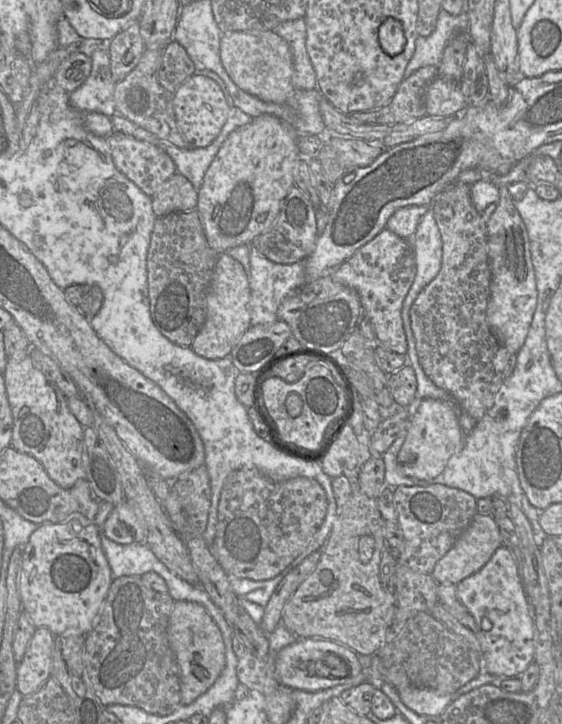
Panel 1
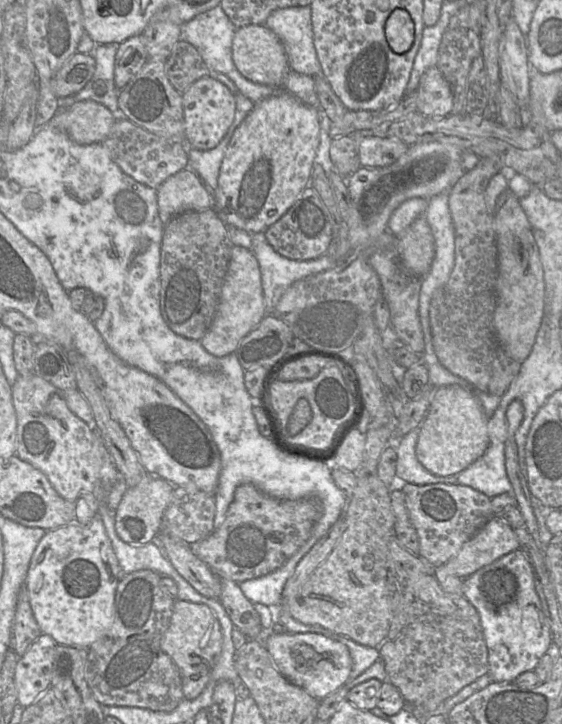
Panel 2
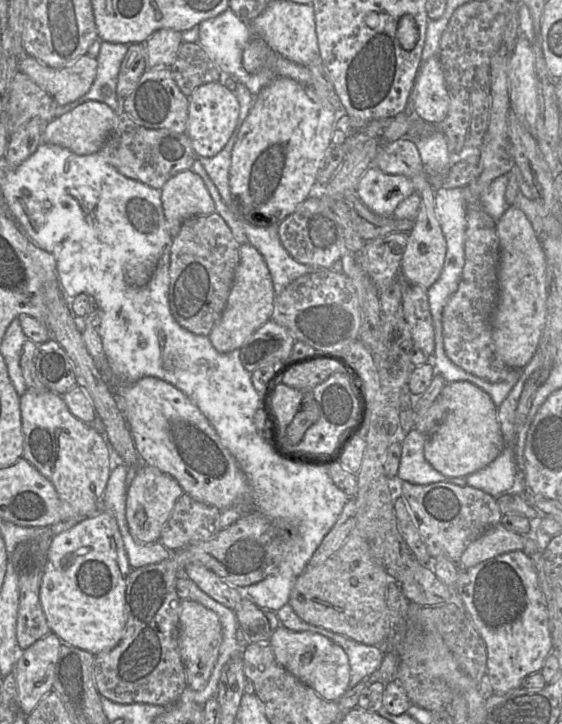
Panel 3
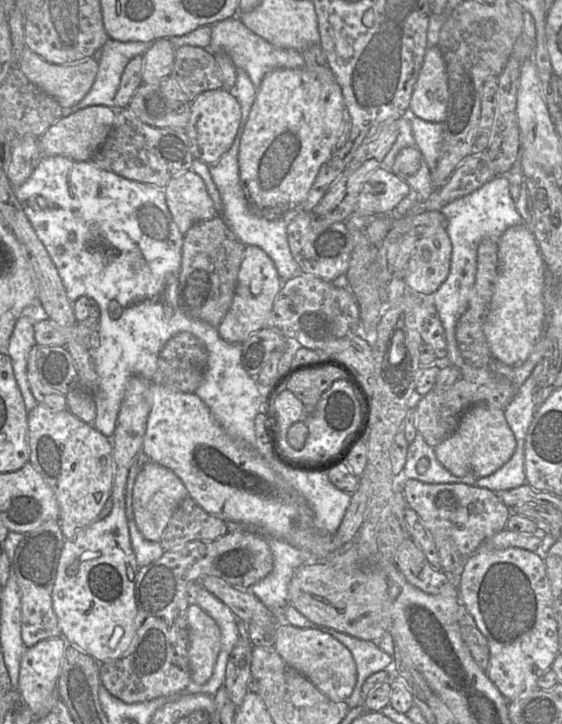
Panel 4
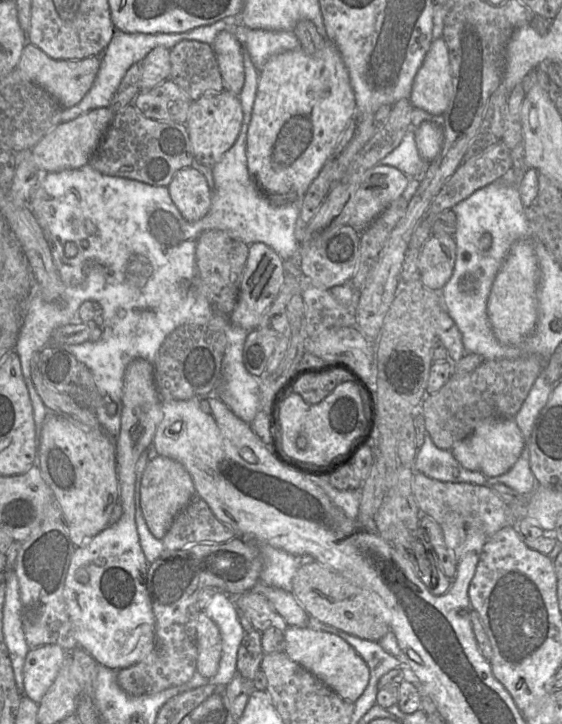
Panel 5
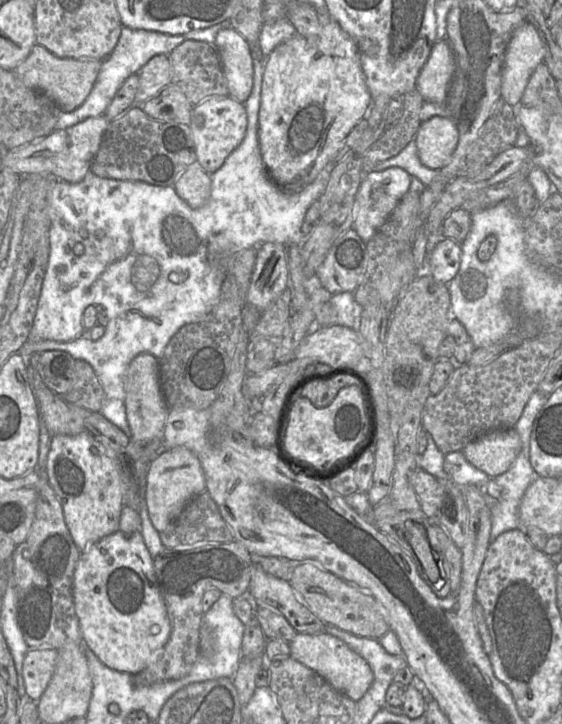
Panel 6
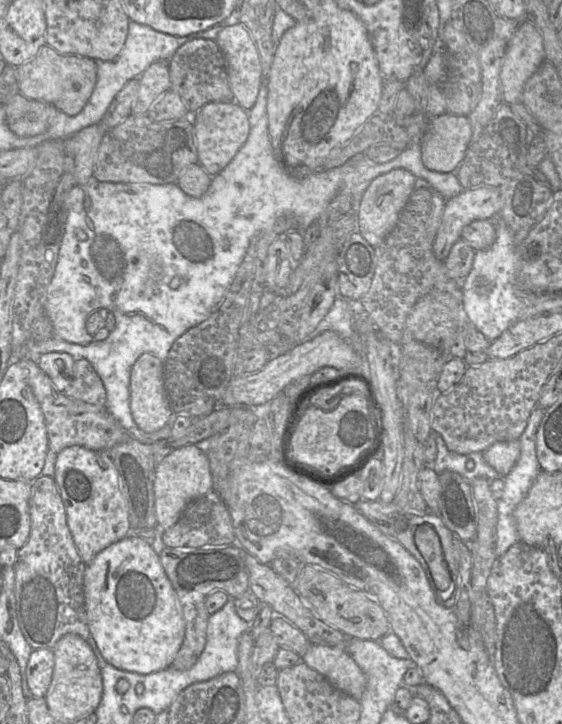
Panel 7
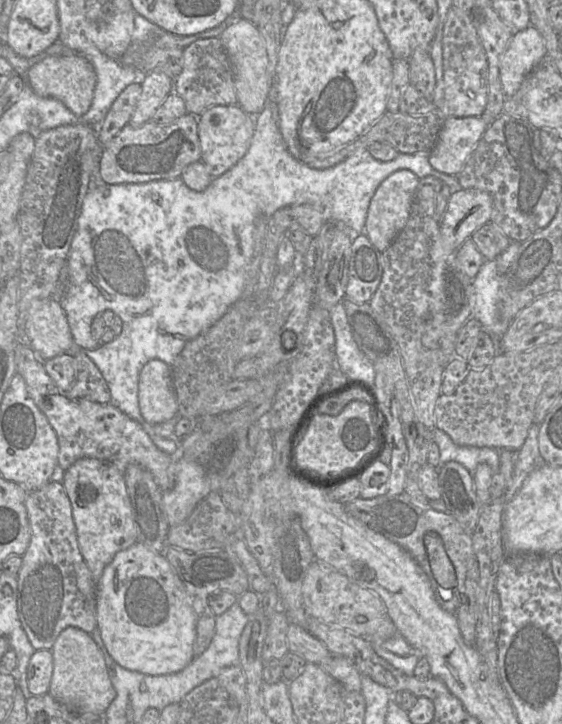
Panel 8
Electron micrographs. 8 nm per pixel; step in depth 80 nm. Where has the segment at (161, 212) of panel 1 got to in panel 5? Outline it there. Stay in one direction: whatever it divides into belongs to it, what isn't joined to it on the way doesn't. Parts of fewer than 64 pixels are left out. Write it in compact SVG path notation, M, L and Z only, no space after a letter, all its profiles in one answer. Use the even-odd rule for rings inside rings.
M196 169L179 170L167 188L172 202L186 221L196 222L209 212L212 191L205 177Z

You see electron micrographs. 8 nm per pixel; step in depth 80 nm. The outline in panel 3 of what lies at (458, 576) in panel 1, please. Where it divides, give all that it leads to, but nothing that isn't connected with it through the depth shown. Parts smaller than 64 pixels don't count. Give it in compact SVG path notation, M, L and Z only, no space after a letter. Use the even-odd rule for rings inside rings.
M499 523L473 541L464 551L457 565L460 571L466 570L502 554L523 551L527 539L527 535L508 530Z

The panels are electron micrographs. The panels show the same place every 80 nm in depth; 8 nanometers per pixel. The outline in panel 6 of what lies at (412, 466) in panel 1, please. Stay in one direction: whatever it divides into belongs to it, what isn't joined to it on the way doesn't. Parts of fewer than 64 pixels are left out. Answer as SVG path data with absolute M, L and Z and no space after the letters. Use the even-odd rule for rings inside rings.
M510 427L484 434L468 443L461 452L471 465L495 478L510 469L521 448L518 431Z

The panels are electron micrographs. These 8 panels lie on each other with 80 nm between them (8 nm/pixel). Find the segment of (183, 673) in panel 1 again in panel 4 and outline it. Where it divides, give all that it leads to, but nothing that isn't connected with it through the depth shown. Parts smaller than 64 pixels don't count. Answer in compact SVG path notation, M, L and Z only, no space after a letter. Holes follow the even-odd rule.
M196 604L188 606L187 622L191 680L203 685L212 676L220 652L220 629Z

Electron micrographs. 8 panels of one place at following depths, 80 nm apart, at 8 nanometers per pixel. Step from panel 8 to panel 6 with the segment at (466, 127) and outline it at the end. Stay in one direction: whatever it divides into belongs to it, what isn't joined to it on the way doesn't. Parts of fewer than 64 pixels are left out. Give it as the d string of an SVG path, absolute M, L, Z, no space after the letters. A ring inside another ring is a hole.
M432 117L421 123L414 140L423 165L440 170L445 167L457 146L459 132L449 117Z

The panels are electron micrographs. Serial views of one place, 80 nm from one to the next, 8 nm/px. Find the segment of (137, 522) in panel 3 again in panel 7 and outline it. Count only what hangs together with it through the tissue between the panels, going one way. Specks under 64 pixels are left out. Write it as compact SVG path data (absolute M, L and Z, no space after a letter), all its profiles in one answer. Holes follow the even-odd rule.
M195 445L174 449L155 468L154 496L157 526L167 530L177 523L187 505L213 490L213 477L206 454Z

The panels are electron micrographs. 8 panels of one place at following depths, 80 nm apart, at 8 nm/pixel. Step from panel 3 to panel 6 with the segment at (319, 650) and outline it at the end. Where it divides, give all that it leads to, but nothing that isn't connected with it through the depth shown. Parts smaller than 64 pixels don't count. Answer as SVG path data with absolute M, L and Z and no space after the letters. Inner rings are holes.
M297 633L289 644L290 657L305 665L334 689L353 700L359 701L373 682L373 672L367 661L355 653L345 642L329 633Z

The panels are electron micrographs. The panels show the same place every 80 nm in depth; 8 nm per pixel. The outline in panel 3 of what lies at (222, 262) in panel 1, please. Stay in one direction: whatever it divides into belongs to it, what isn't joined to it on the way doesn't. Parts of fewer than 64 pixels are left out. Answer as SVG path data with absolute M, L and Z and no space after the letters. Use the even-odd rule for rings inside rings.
M249 243L242 244L240 261L226 306L208 335L214 348L220 353L240 349L259 327L271 319L275 297L271 275L263 256Z

